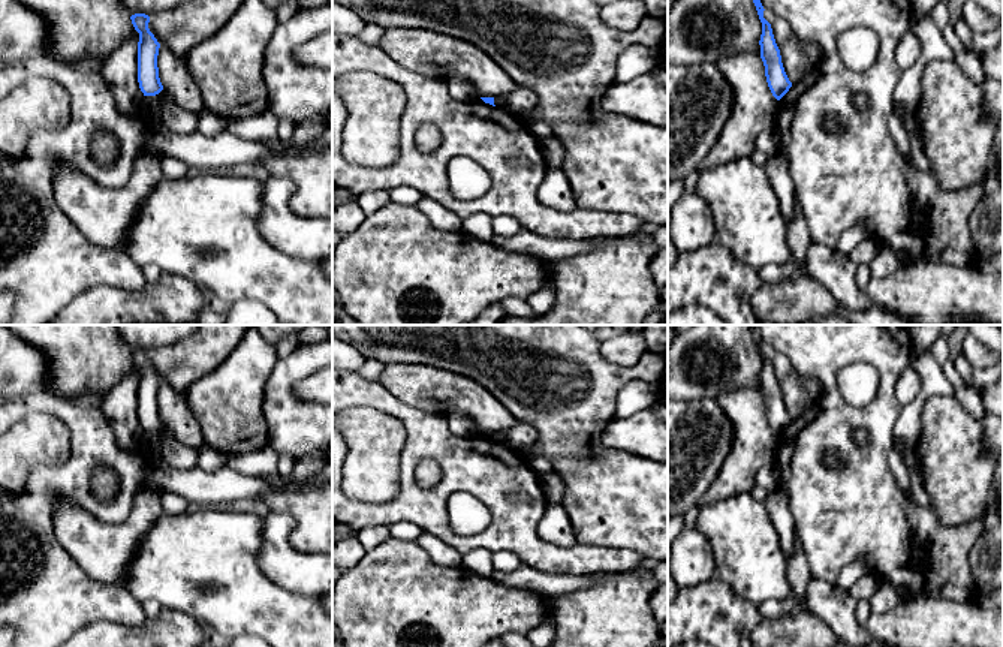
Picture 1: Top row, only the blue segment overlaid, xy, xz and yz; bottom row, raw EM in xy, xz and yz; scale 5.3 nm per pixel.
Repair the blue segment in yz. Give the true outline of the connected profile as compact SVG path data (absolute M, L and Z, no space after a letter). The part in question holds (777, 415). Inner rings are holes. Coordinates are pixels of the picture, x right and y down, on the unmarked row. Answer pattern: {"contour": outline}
{"contour": "M750 325L752 334L756 341L759 355L762 358L762 370L760 370L760 394L765 401L765 412L768 422L772 428L772 431L780 436L792 422L792 418L789 416L783 398L780 385L775 379L771 359L763 353L763 341L759 335L759 325Z"}

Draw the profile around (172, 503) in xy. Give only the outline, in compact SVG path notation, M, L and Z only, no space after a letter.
M160 491L160 503L165 514L178 515L192 509L193 506L181 496L175 493Z

